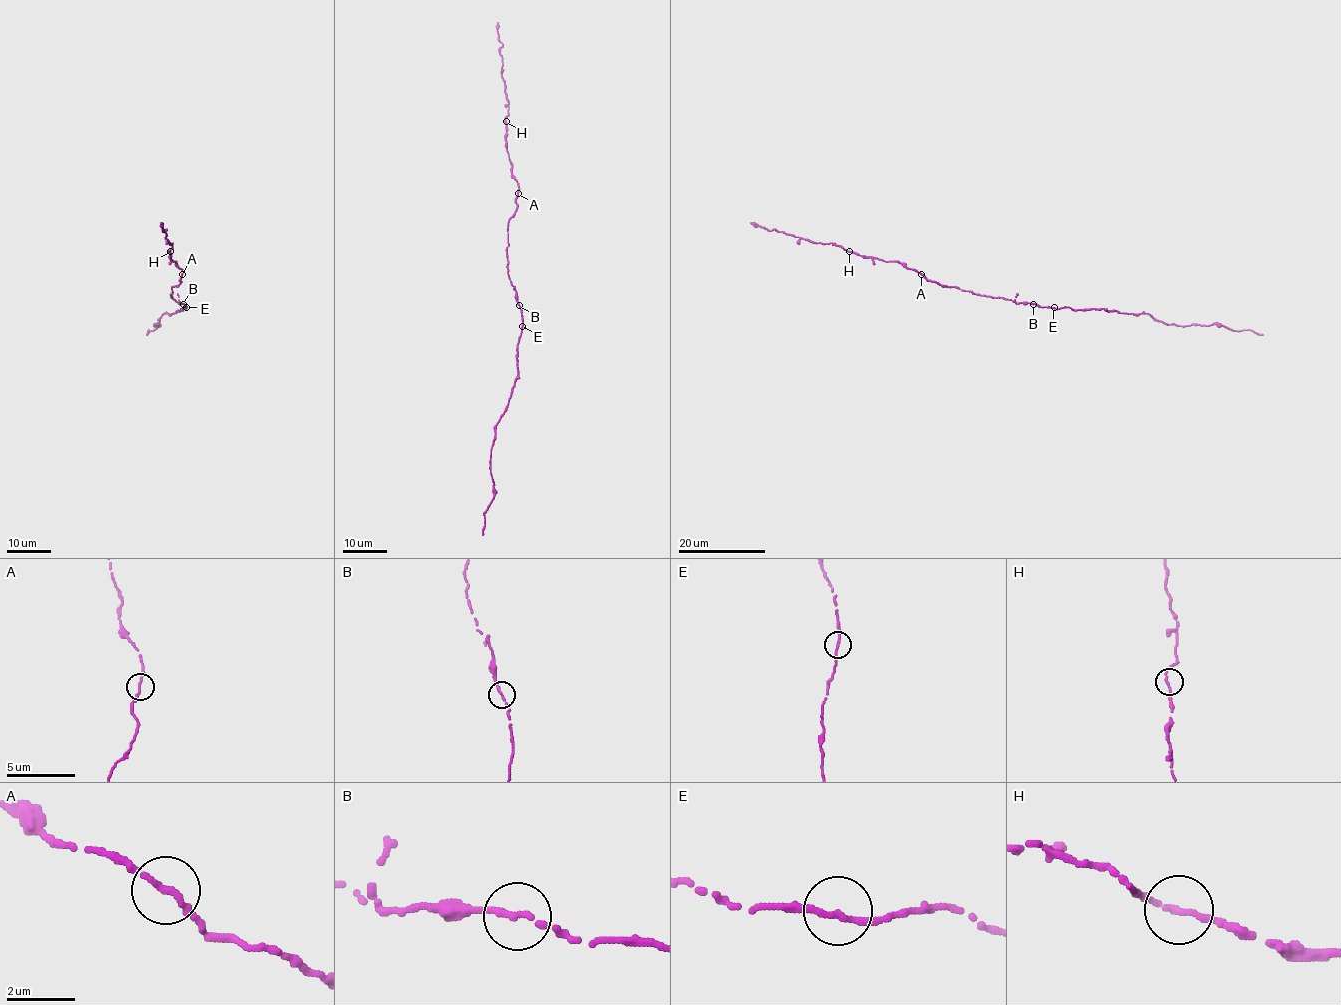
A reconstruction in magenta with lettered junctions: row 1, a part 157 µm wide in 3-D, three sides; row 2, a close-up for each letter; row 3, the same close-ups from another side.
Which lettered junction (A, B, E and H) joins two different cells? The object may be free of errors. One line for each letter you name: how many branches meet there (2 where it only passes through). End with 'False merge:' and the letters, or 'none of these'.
False merge: none of these

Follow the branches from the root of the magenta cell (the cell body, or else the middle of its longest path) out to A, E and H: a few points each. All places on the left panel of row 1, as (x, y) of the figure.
A: (172, 297), (171, 287), (180, 284), (182, 274)
E: (172, 297), (186, 307)
H: (172, 297), (171, 287), (180, 284), (183, 271), (176, 261), (172, 261), (170, 251)

